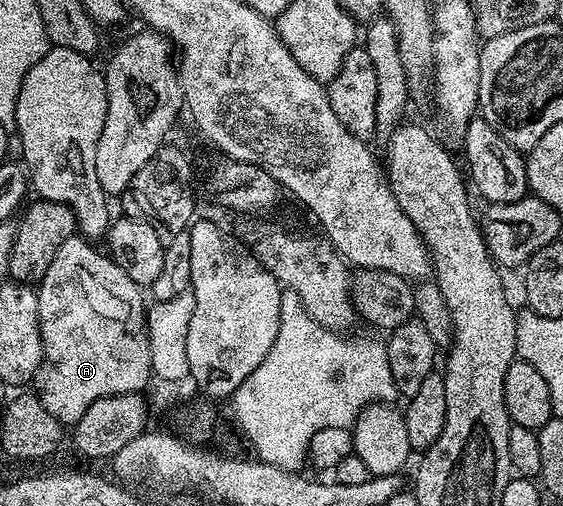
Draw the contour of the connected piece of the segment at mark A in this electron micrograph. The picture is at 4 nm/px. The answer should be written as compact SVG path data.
M75 236L64 240L64 244L60 244L60 248L56 252L56 256L52 256L52 264L48 264L48 272L44 272L41 282L37 283L38 292L38 323L40 324L40 336L42 337L42 363L38 369L38 377L36 379L36 396L44 404L44 408L48 408L48 412L52 412L52 416L56 416L56 420L63 424L73 424L80 420L80 416L84 416L84 412L88 412L88 408L92 408L92 404L96 404L96 400L104 400L104 396L116 396L117 394L136 394L145 391L145 386L152 382L150 372L150 346L146 343L144 330L144 305L142 306L143 291L132 280L132 276L128 276L128 272L124 272L124 268L120 268L115 264L114 259L109 253L97 250L97 245L91 244L87 239L81 236Z

